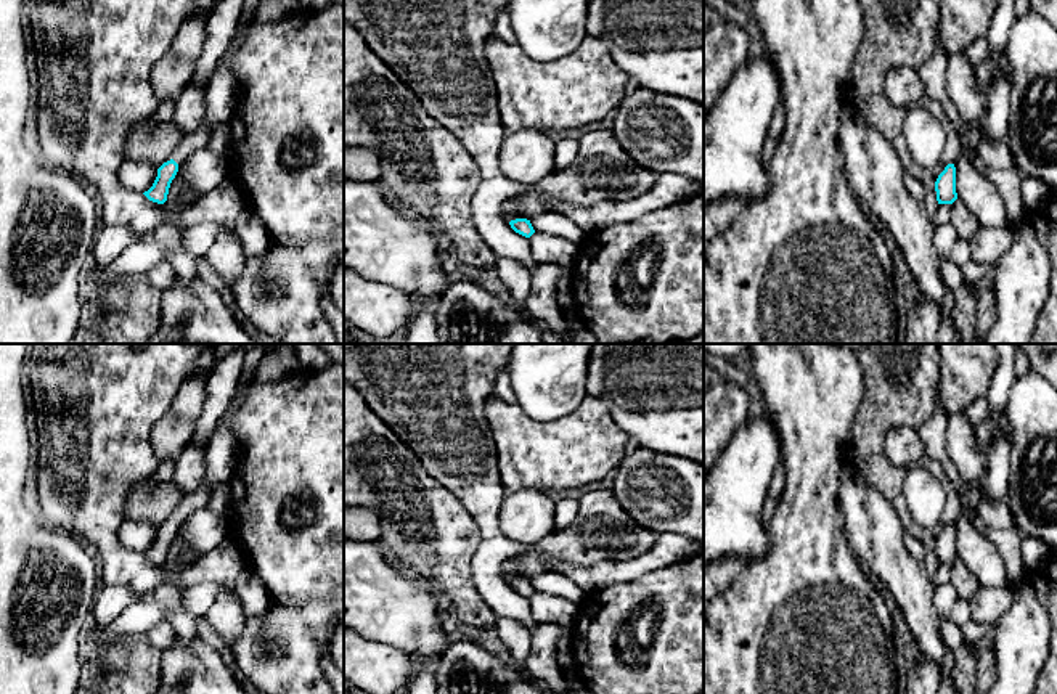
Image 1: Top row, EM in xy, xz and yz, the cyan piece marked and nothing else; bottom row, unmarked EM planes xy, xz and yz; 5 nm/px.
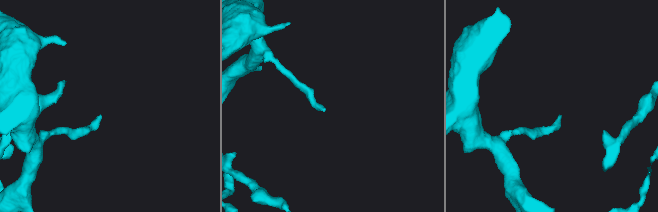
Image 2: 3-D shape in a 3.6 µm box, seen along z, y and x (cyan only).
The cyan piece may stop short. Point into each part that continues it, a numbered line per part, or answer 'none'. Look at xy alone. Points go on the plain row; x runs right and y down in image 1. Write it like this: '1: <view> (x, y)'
1: xy (220, 455)

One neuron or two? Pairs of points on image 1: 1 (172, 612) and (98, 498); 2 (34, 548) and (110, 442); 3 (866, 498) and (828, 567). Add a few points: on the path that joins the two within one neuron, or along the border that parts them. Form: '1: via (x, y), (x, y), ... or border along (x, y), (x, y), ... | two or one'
1: border along (185, 588), (161, 585), (140, 593) | two
2: border along (37, 514), (68, 530), (84, 545) | two
3: border along (837, 495), (850, 547), (861, 561) | two

